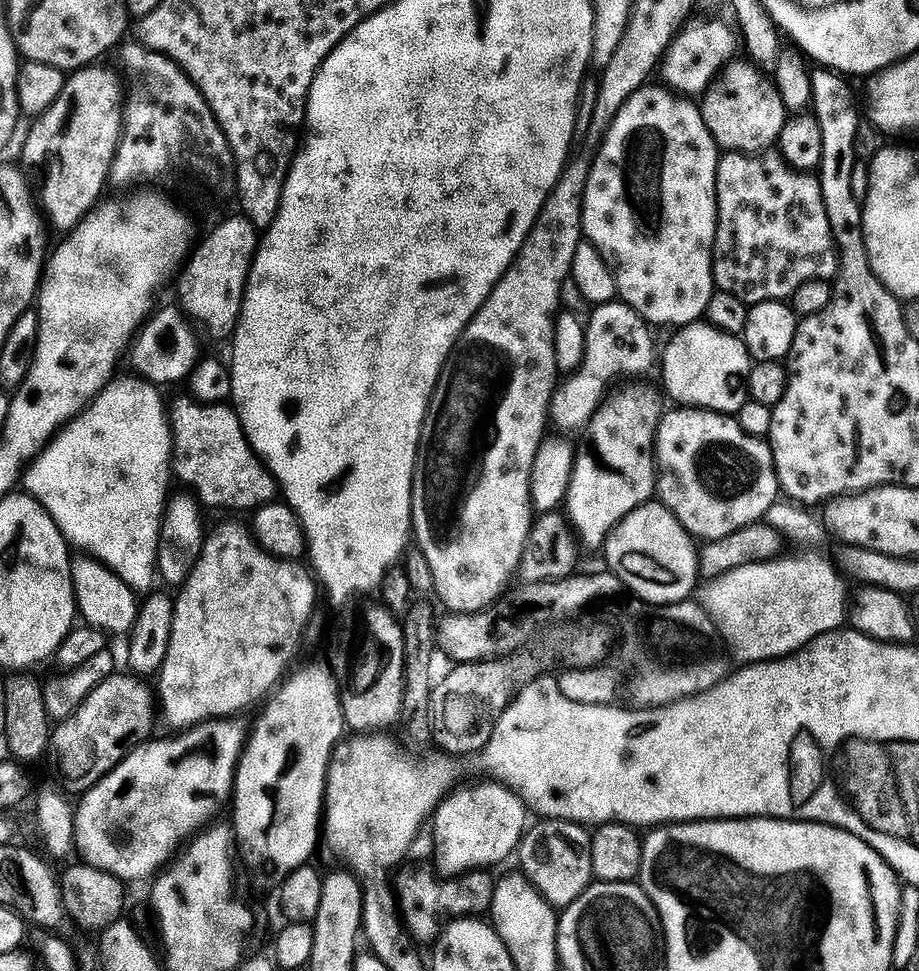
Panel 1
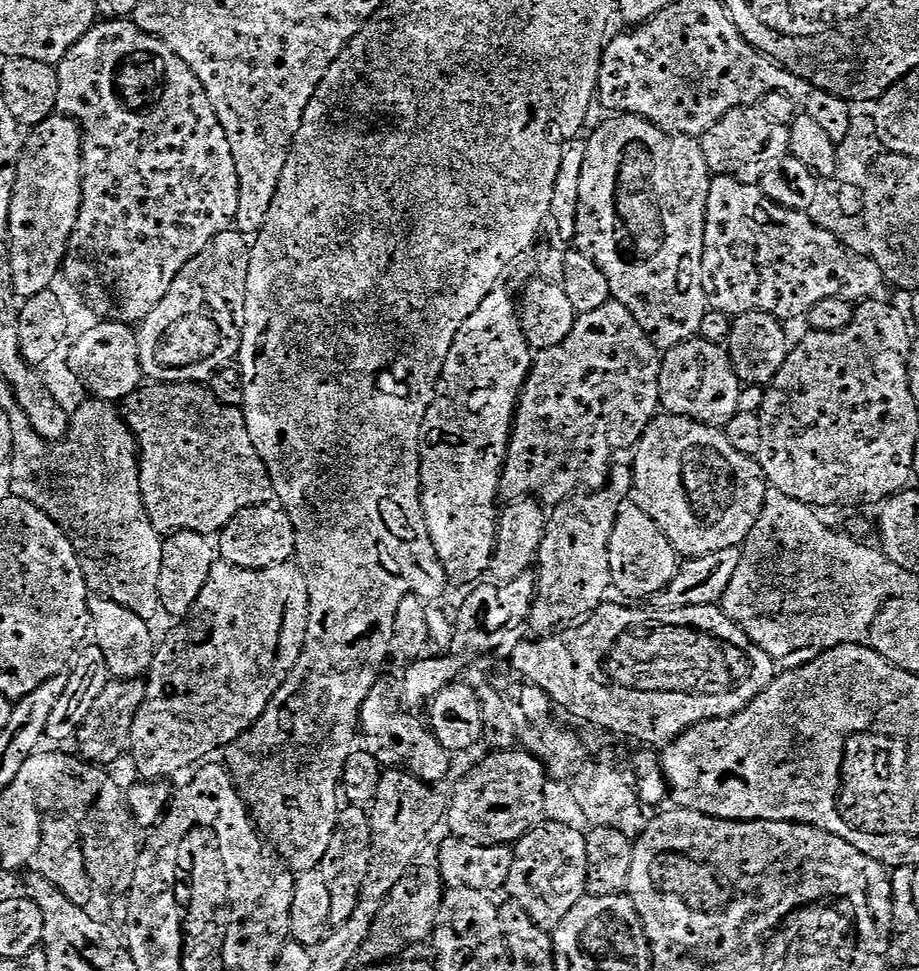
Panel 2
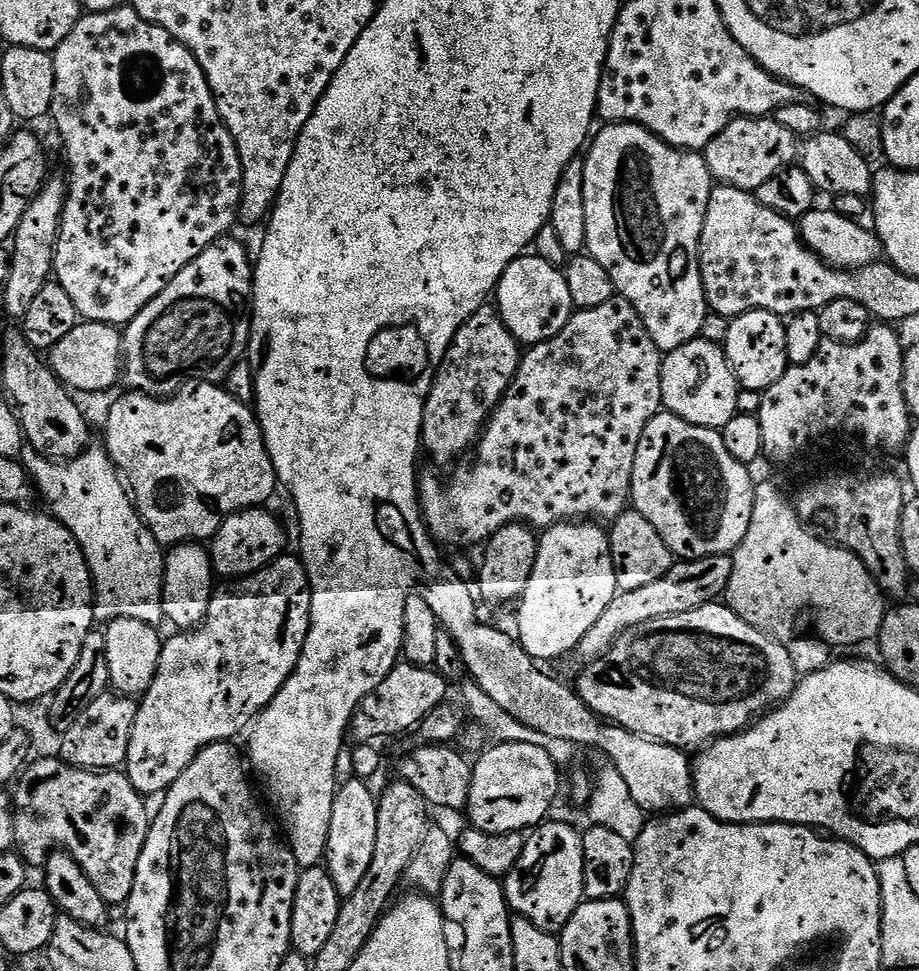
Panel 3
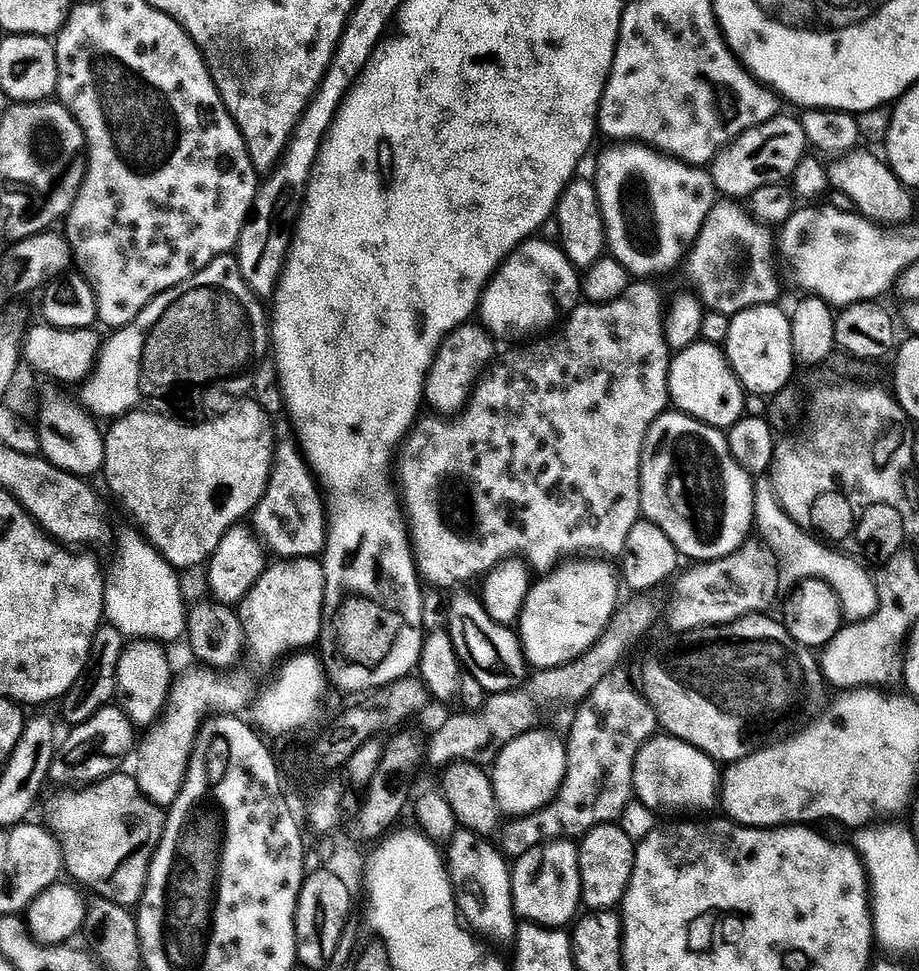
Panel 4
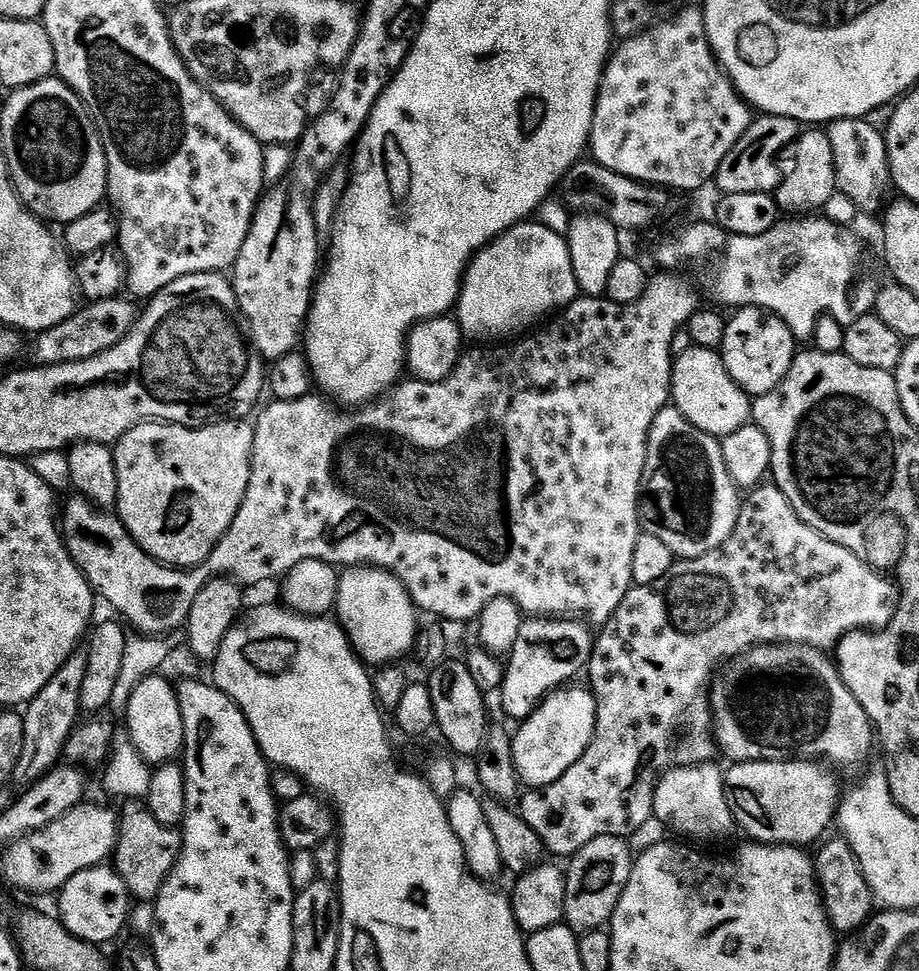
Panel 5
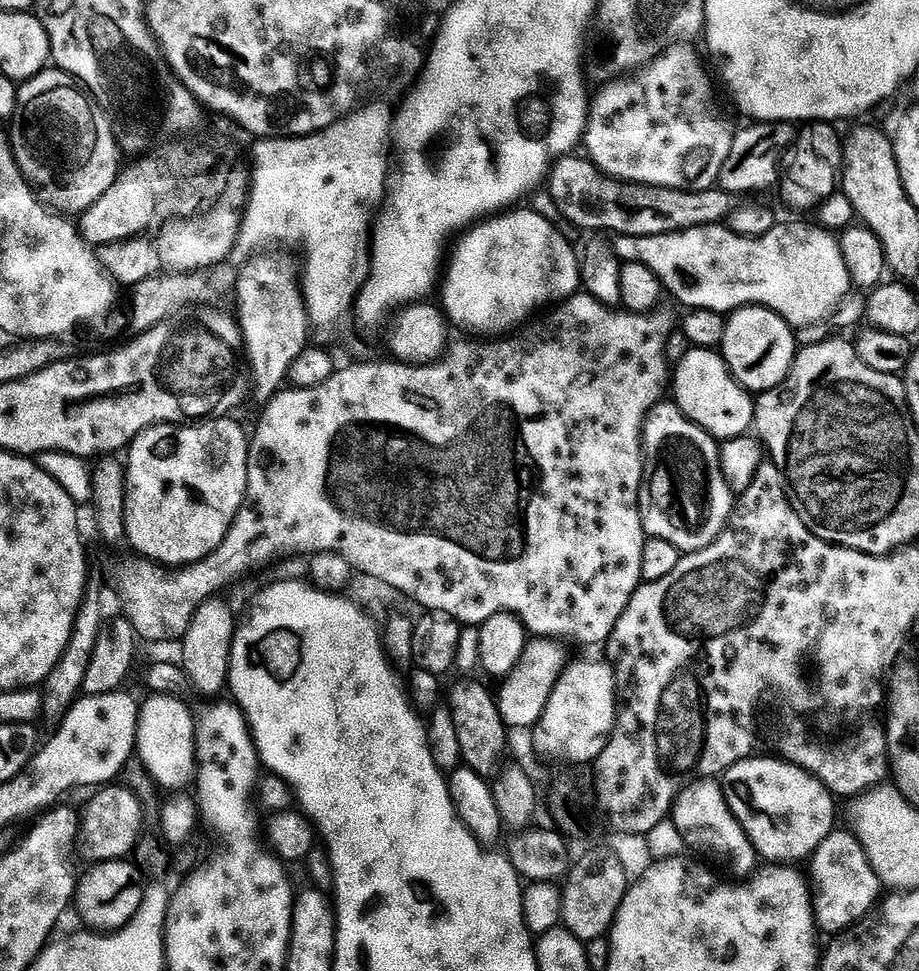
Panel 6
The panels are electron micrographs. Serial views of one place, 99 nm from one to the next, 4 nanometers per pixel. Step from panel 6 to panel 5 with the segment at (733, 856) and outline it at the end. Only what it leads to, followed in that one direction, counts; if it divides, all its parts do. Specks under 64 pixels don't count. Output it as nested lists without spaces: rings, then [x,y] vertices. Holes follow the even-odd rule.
[[[712,762],[690,764],[665,771],[659,777],[652,796],[652,814],[664,823],[669,833],[677,832],[680,838],[693,836],[696,840],[716,840],[731,834],[734,821],[724,793],[724,772],[714,765]]]

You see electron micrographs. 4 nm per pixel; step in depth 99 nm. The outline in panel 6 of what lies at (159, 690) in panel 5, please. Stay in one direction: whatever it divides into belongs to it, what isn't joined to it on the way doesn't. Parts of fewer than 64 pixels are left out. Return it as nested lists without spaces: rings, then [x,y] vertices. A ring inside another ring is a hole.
[[[152,694],[140,707],[140,721],[136,731],[136,752],[138,760],[144,763],[143,771],[161,789],[169,788],[172,794],[193,783],[198,776],[198,757],[196,755],[197,717],[179,700],[176,694]]]

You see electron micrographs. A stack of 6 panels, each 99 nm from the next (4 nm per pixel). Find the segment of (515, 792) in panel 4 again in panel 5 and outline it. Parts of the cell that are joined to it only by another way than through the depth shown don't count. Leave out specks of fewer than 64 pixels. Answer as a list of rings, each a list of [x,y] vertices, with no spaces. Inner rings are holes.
[[[568,686],[546,696],[540,707],[519,725],[512,736],[513,760],[521,785],[545,788],[584,757],[595,736],[596,700],[587,687]]]

